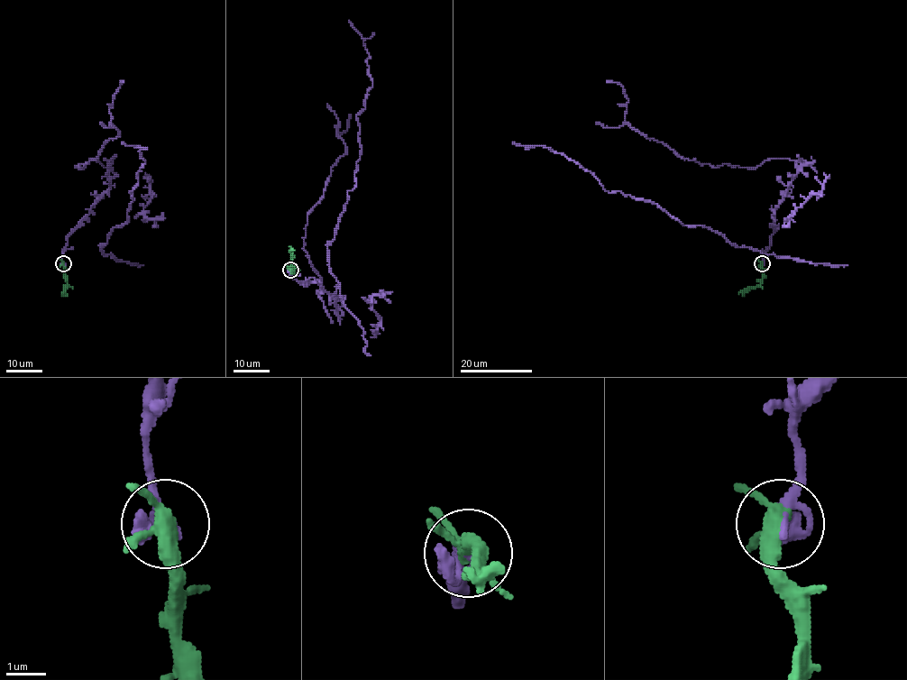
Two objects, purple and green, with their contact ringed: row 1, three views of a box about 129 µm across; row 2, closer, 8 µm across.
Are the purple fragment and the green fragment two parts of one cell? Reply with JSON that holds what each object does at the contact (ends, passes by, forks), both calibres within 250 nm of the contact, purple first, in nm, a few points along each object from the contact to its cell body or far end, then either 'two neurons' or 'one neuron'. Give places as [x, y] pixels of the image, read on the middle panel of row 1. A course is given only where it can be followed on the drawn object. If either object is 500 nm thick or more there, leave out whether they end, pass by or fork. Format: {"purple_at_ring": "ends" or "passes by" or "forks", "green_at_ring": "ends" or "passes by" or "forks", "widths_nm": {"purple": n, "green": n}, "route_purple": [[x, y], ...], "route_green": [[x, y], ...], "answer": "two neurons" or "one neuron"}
{"purple_at_ring": "passes by", "green_at_ring": "forks", "widths_nm": {"purple": 180, "green": 320}, "route_purple": [[290, 270], [332, 293], [335, 313], [317, 295], [303, 238], [345, 152], [336, 133], [349, 114]], "route_green": [[290, 270], [294, 269], [290, 246]], "answer": "one neuron"}

